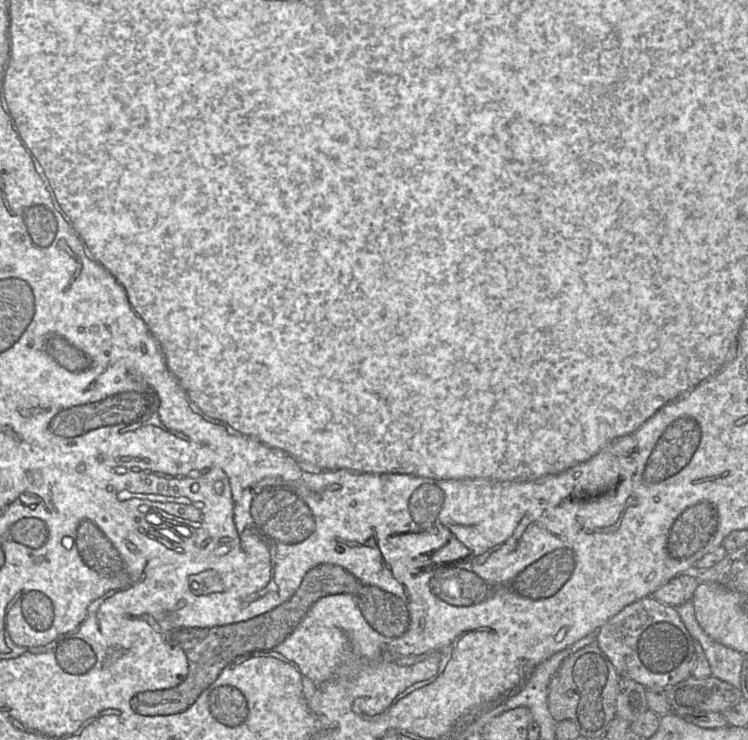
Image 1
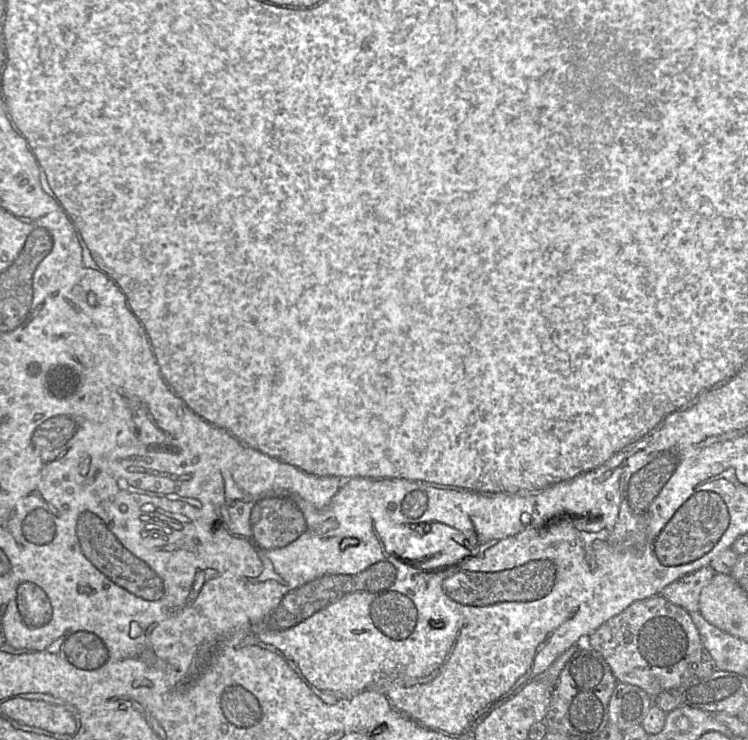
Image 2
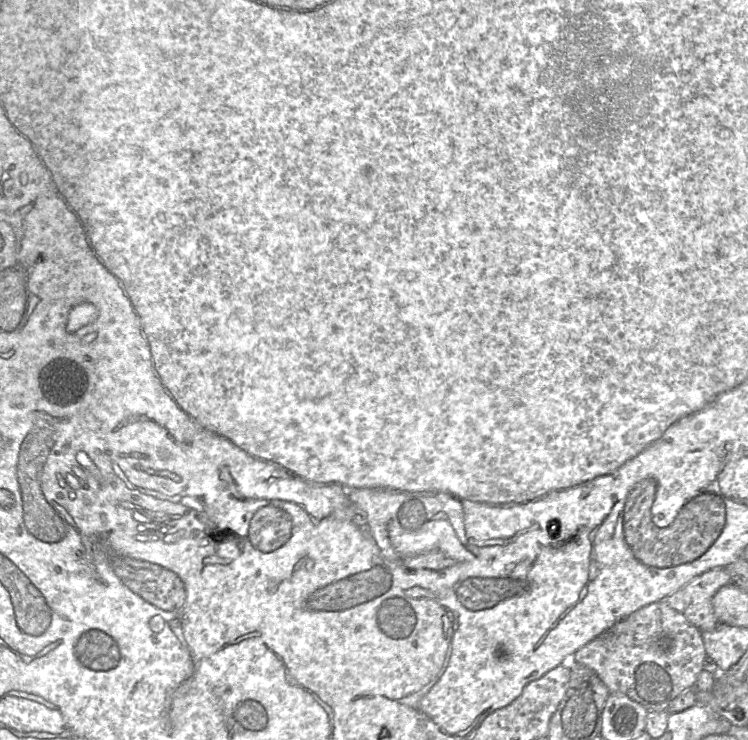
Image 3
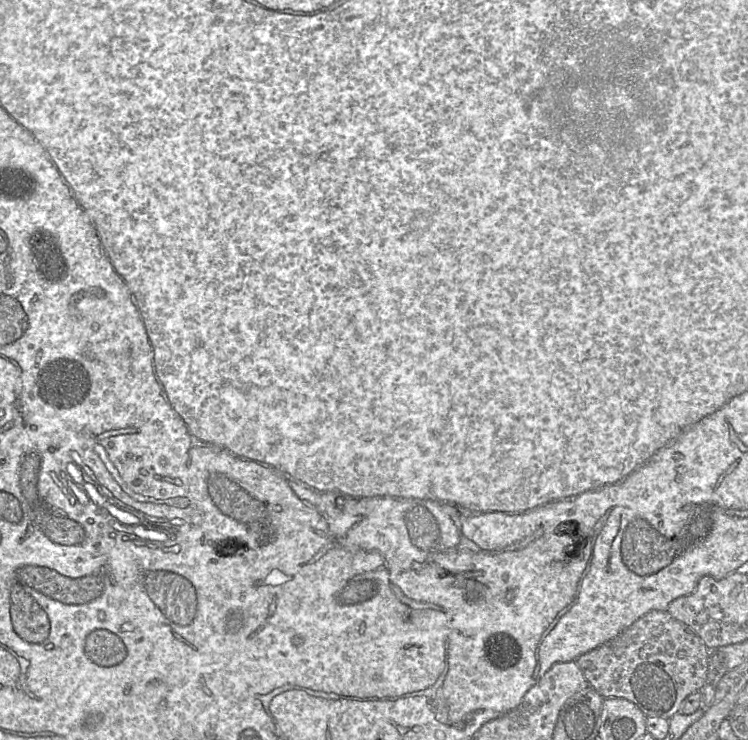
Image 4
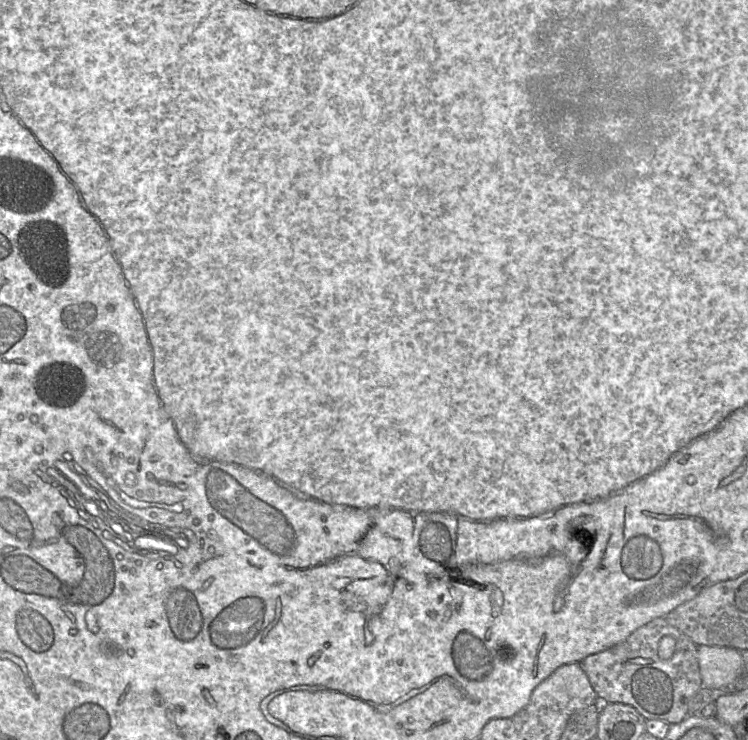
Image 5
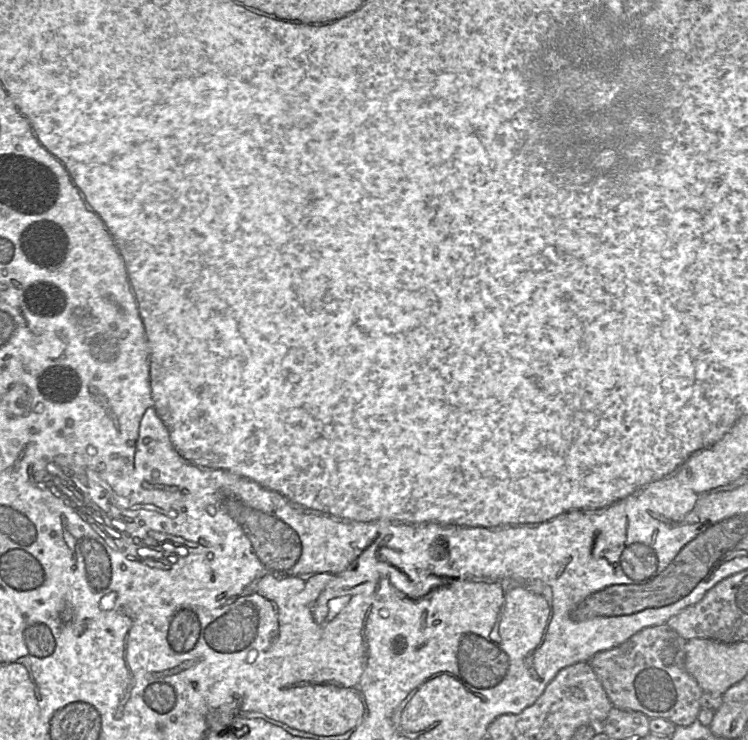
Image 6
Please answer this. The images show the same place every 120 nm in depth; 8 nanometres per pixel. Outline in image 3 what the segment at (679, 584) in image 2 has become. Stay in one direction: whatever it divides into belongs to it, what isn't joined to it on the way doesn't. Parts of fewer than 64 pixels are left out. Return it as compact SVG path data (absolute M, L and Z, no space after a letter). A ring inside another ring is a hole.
M714 568L696 576L665 601L701 632L711 631L720 624L712 599L721 587L731 583L731 577L724 568Z

